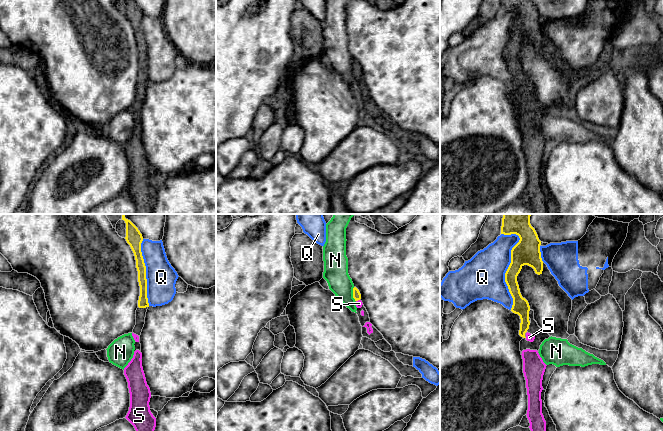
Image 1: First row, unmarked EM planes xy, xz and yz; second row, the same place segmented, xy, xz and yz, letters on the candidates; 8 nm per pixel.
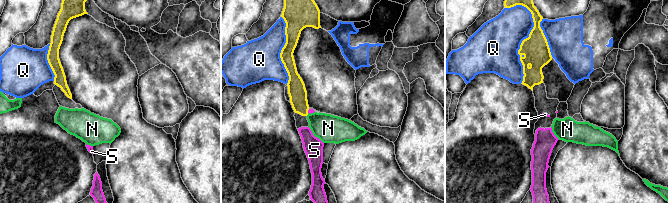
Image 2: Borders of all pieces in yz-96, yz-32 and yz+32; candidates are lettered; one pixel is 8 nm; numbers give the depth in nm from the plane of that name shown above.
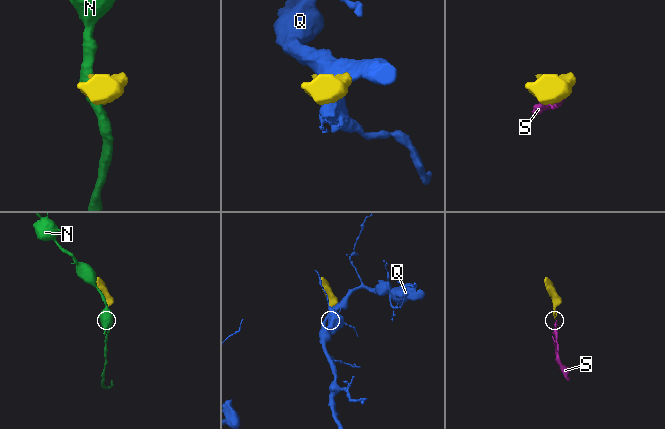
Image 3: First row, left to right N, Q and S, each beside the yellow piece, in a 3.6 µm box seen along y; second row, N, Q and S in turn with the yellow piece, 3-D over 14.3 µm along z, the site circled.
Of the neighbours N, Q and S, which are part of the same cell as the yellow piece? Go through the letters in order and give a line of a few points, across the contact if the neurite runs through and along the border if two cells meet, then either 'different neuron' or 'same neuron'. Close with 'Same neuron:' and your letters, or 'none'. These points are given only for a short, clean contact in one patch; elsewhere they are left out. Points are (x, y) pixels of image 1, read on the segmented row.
N: xz (353, 287), (353, 298), (355, 301) | different neuron
Q: different neuron
S: xz (356, 294), (357, 300), (359, 303) | same neuron
Same neuron: S

